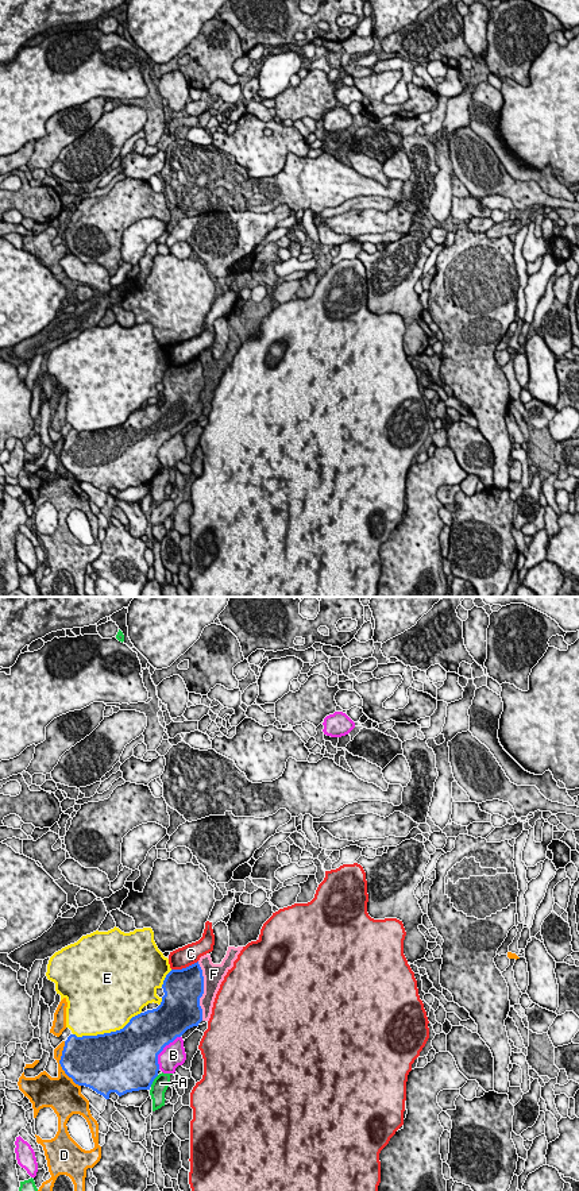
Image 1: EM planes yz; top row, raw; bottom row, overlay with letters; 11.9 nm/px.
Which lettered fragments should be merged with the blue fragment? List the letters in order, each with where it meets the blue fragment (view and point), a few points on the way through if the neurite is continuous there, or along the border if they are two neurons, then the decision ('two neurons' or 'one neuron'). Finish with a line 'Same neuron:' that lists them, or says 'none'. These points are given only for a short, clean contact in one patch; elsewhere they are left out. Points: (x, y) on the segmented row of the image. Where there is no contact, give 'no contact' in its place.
A: contact yz (153, 1080); two neurons
B: contact yz (162, 1049); two neurons
C: contact yz (184, 968); two neurons
D: contact yz (60, 1063); two neurons
E: contact yz (107, 1033); two neurons
F: contact yz (203, 991); two neurons
Same neuron: none

